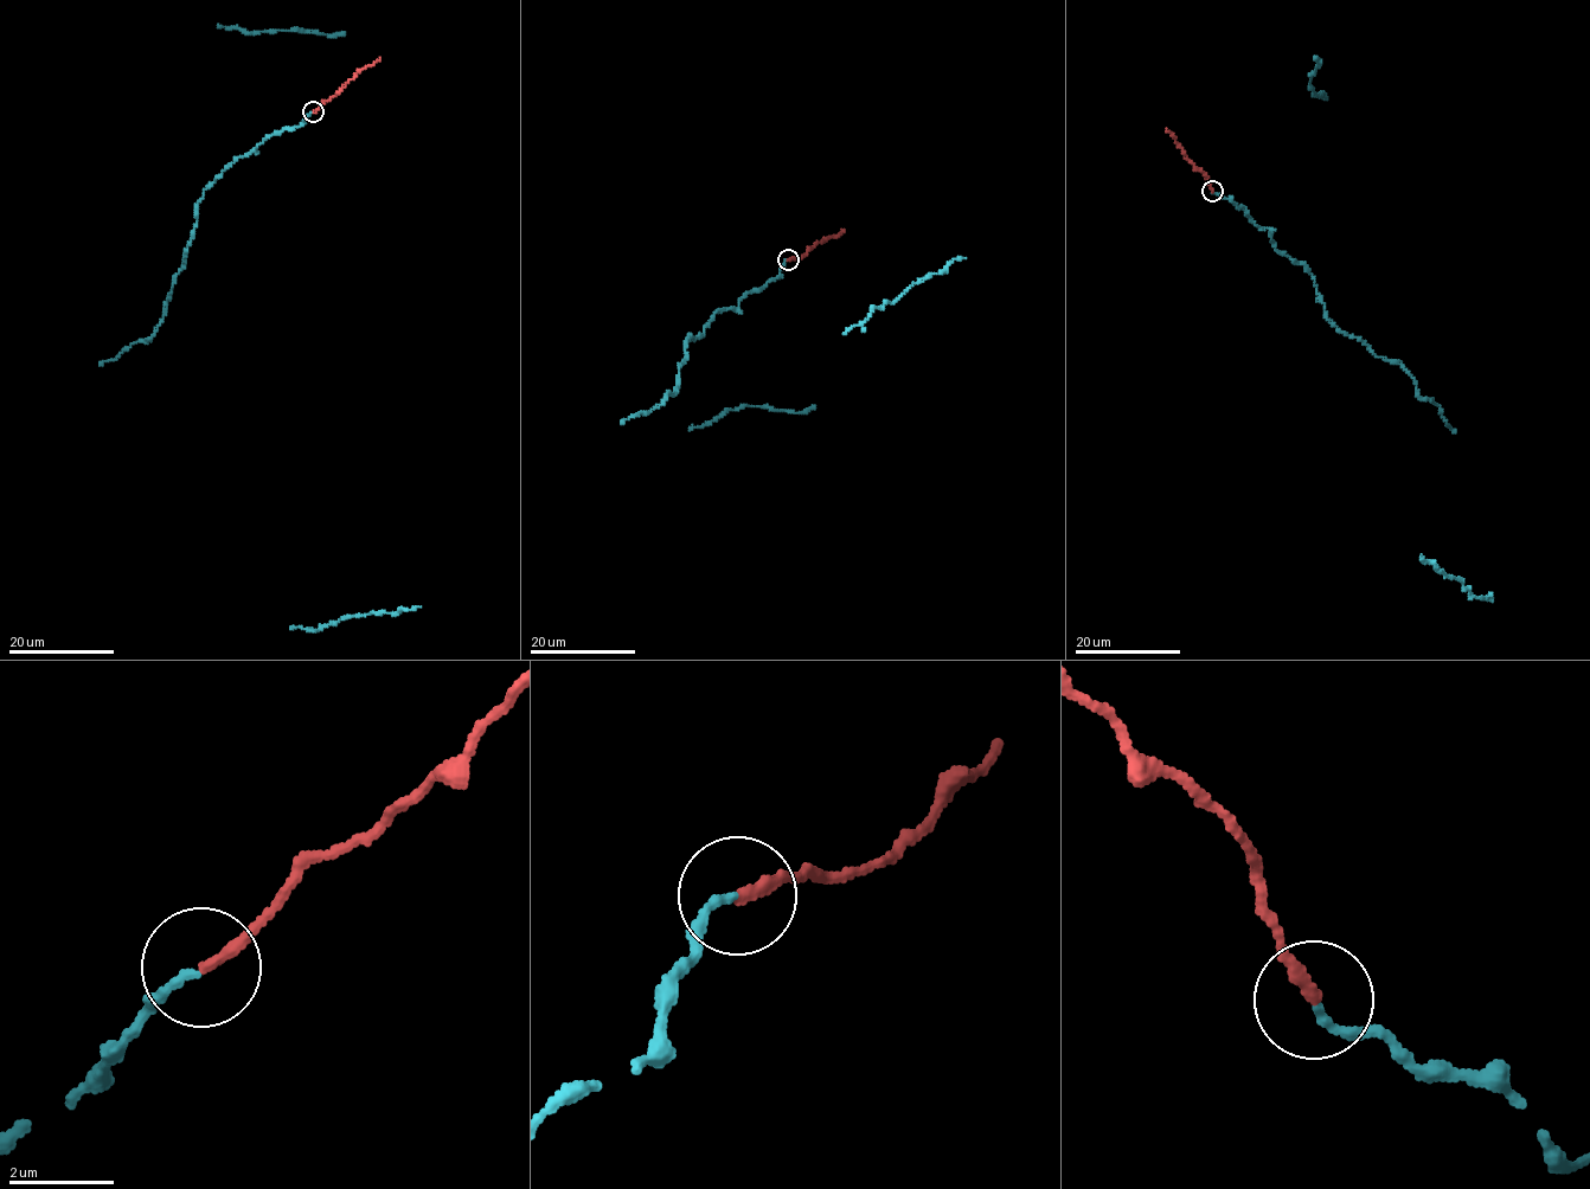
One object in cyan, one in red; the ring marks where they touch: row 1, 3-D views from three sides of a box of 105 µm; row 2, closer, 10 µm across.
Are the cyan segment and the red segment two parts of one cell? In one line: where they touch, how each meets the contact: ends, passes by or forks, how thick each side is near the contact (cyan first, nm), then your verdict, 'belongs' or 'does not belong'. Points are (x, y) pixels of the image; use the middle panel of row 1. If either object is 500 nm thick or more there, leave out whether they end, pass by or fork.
(788, 259) | cyan ends | red ends | 150/220 nm | does not belong

